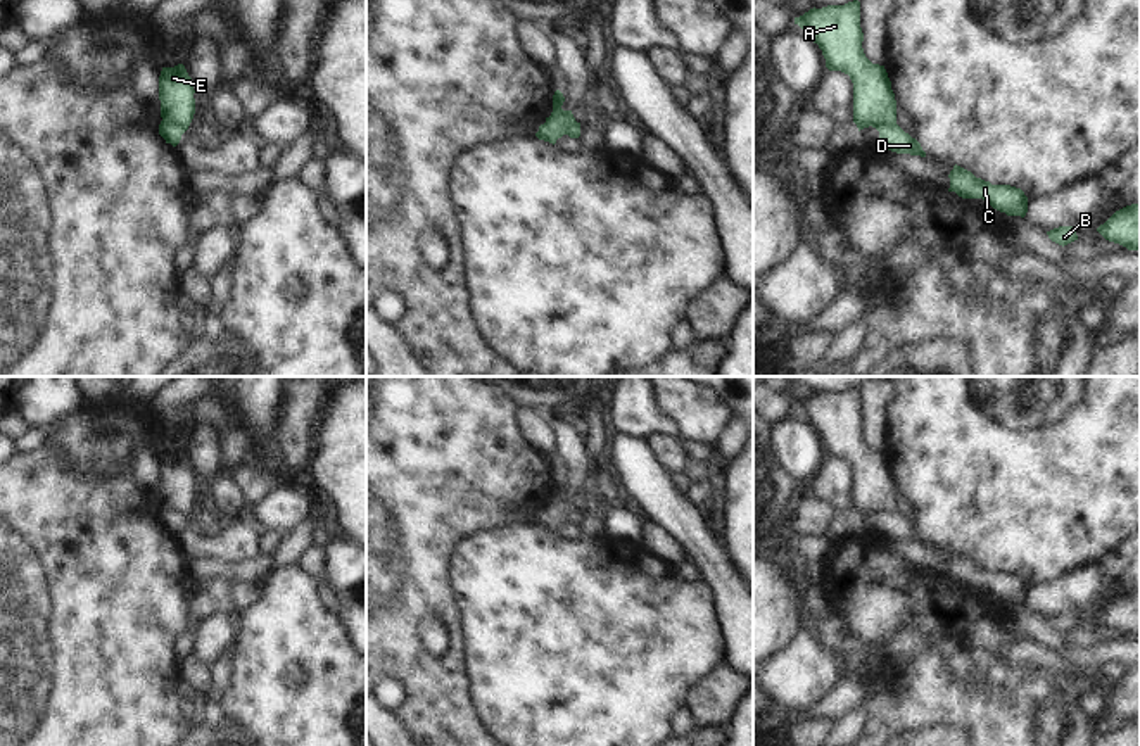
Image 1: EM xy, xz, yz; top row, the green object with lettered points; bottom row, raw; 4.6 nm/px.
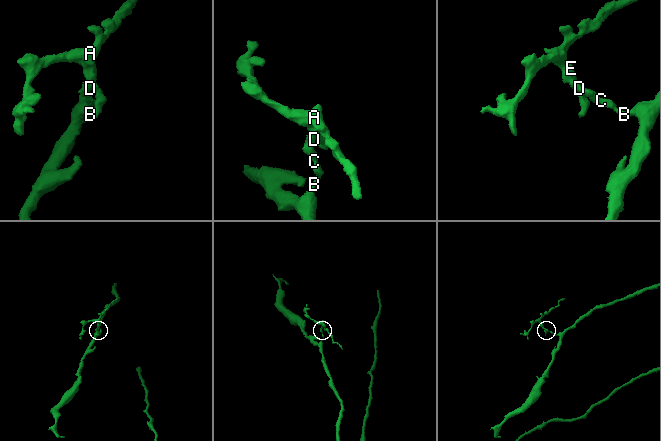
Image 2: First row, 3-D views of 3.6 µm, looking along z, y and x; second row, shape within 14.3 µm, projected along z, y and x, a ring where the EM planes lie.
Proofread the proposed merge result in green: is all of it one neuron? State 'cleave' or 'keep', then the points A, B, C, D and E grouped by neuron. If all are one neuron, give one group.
cleave; A E / B C D

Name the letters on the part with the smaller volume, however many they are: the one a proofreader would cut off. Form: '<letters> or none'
A, E

